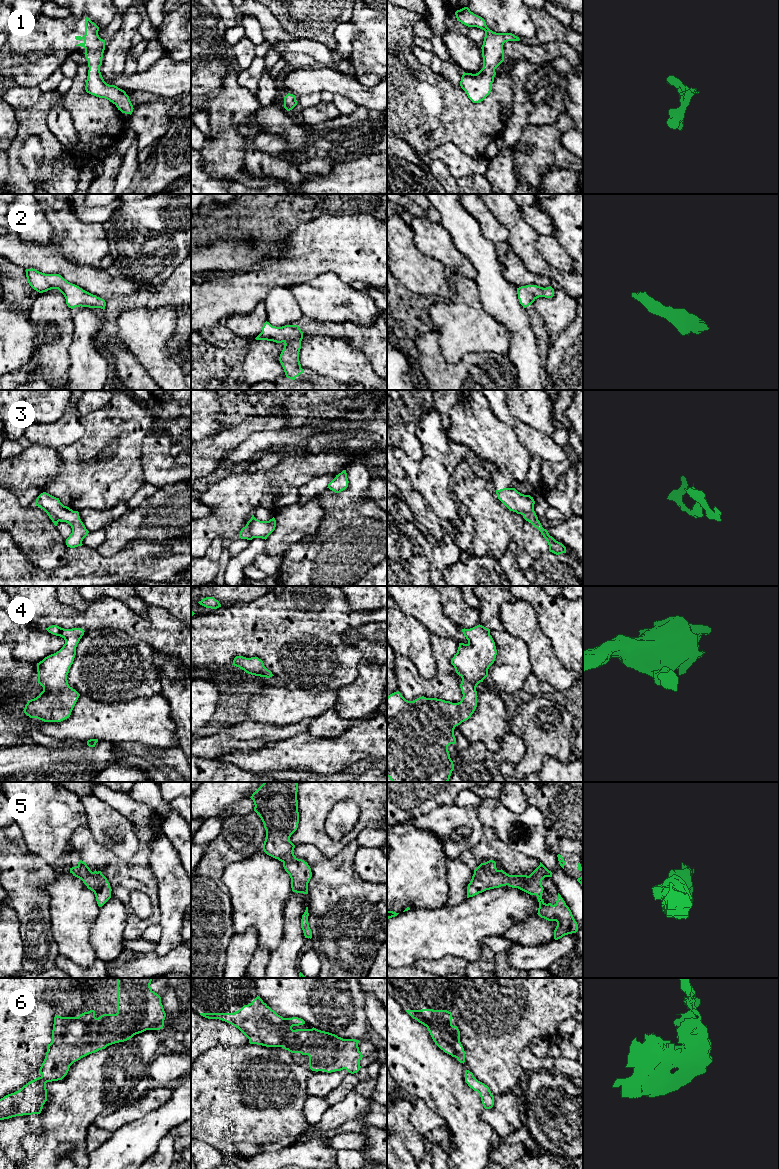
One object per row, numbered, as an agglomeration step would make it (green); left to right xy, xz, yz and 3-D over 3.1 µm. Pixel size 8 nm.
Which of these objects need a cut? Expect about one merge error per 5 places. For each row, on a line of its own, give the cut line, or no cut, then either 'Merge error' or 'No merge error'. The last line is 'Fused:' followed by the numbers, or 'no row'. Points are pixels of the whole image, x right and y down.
1: No split. No merge error
2: No split. No merge error
3: No split. No merge error
4: No split. No merge error
5: No split. No merge error
6: No split. No merge error
Fused: no row

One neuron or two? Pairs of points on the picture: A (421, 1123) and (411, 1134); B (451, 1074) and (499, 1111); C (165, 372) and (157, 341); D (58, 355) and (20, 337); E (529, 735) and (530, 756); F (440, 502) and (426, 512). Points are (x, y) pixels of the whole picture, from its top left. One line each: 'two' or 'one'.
A: two
B: two
C: one
D: two
E: one
F: two

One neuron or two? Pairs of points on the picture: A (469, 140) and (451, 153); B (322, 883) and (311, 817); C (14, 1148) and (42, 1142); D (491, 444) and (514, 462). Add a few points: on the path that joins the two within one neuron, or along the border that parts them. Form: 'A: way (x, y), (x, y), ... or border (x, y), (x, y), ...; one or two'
A: border (436, 146), (452, 142), (469, 156), (479, 158); two
B: border (295, 845), (313, 844), (329, 857), (339, 852); two
C: border (40, 1131), (30, 1133), (22, 1140), (25, 1158); two
D: way (497, 445), (508, 456); one

